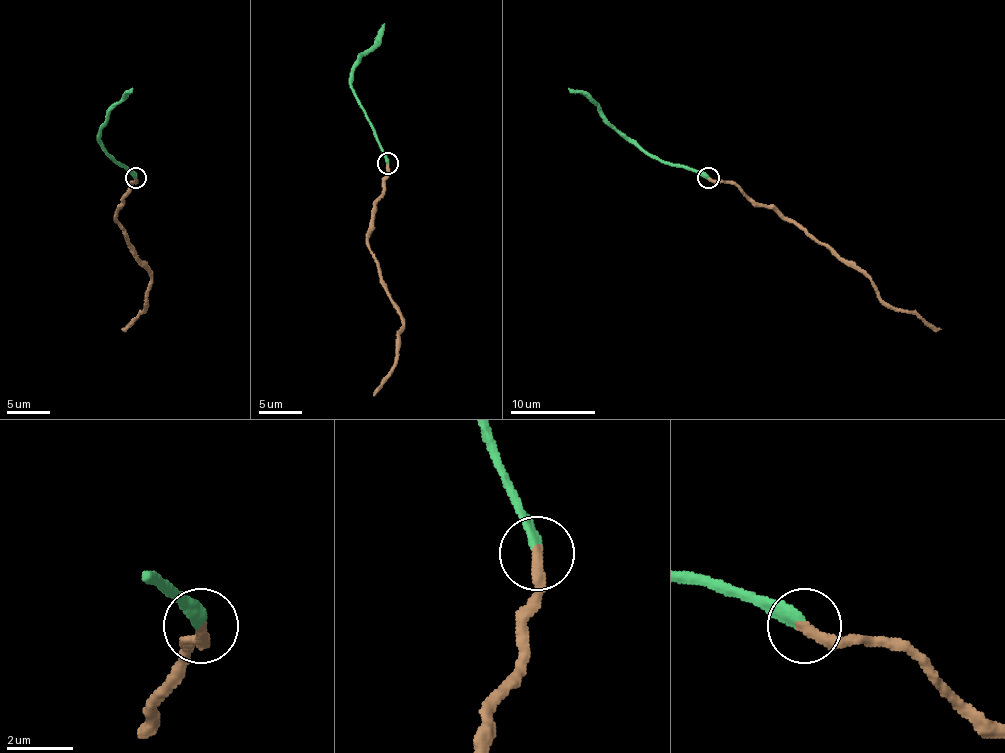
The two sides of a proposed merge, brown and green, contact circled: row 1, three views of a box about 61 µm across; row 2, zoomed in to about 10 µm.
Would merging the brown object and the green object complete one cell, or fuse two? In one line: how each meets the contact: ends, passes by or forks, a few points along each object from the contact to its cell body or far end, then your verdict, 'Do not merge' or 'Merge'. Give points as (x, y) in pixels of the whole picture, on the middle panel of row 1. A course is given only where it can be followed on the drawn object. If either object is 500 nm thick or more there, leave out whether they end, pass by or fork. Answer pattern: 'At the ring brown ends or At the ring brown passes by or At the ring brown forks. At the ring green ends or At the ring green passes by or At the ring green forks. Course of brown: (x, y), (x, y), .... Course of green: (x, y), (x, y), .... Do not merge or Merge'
At the ring brown ends. At the ring green ends. Course of brown: (387, 164), (367, 247), (402, 330), (395, 366), (374, 396). Course of green: (387, 164), (372, 123), (353, 87), (353, 68), (376, 42), (384, 23). Do not merge

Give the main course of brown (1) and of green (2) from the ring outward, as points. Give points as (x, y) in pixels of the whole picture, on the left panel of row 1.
1: (135, 178), (115, 219), (126, 233), (128, 244), (145, 265), (150, 291), (143, 310), (122, 329)
2: (135, 178), (101, 142), (101, 125), (132, 89)

